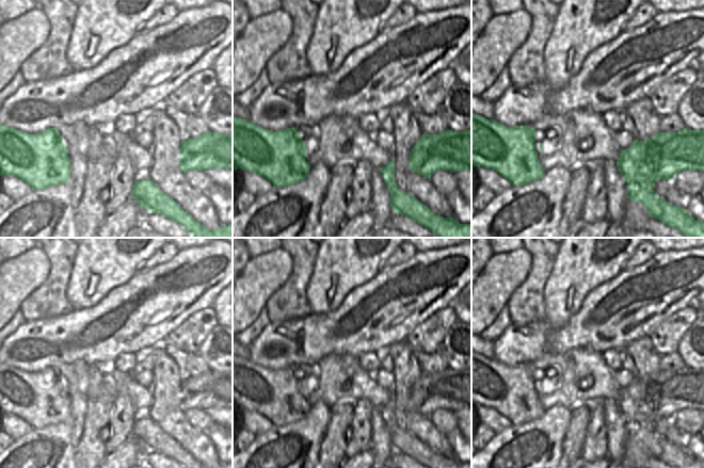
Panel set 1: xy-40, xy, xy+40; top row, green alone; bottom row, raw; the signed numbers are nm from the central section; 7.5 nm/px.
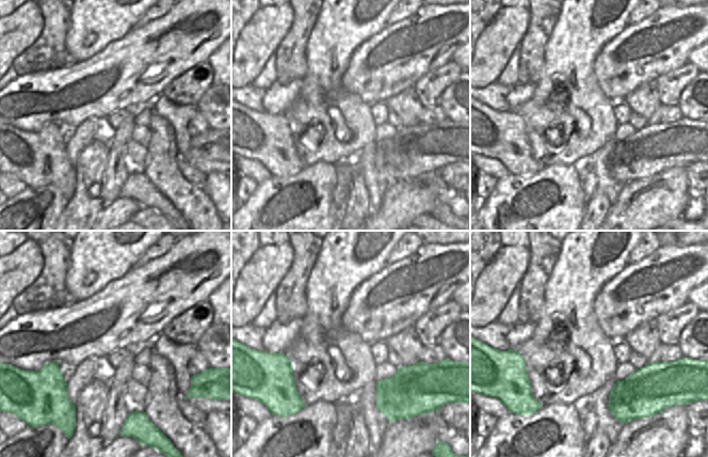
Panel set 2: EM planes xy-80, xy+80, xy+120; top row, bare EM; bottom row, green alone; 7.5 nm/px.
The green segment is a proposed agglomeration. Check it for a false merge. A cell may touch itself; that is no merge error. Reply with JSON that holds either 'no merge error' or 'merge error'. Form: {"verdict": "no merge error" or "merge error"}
{"verdict": "merge error"}

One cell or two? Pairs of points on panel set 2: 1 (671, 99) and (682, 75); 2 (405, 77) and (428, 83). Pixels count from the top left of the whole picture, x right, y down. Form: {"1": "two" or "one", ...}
{"1": "one", "2": "two"}

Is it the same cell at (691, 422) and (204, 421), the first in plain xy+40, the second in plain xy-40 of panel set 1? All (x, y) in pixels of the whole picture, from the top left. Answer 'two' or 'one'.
one

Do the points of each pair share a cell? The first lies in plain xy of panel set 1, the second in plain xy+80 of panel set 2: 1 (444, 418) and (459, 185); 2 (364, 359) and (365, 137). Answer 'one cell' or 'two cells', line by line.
1: one cell
2: two cells

